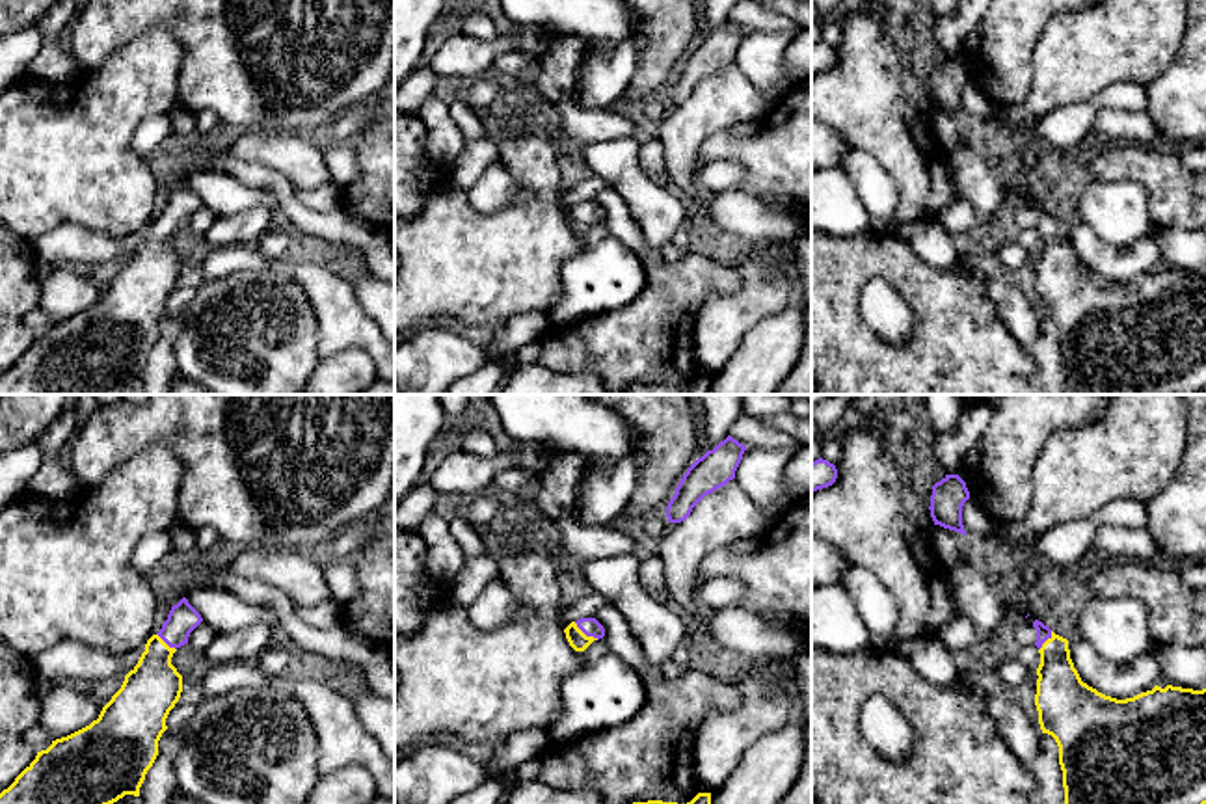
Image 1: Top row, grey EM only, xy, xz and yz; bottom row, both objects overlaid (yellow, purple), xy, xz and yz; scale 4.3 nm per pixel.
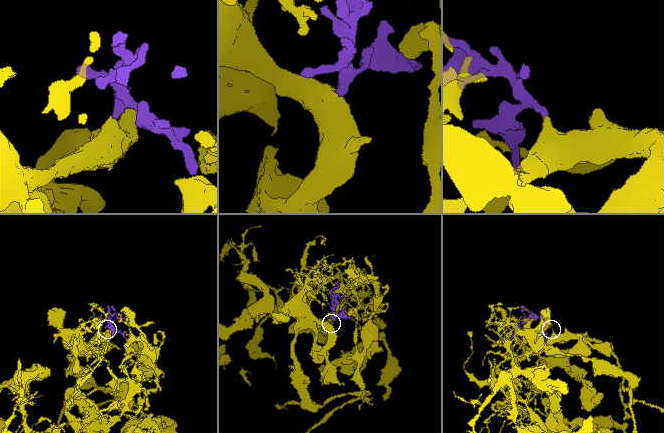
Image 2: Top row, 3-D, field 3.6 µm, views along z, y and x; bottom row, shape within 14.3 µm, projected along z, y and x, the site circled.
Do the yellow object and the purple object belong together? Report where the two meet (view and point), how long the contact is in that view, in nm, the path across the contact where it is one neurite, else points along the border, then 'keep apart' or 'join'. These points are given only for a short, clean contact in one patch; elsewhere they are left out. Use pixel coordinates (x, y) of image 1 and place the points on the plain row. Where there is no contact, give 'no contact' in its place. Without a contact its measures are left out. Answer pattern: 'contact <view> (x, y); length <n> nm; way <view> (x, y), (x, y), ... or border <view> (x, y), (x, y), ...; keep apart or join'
contact xz (585, 218); length 130 nm; way xz (576, 220), (585, 218), (589, 209); join

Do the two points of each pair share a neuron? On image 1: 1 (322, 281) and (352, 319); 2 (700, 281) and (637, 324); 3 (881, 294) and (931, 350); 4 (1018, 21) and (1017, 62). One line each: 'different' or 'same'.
1: same
2: same
3: different
4: same

